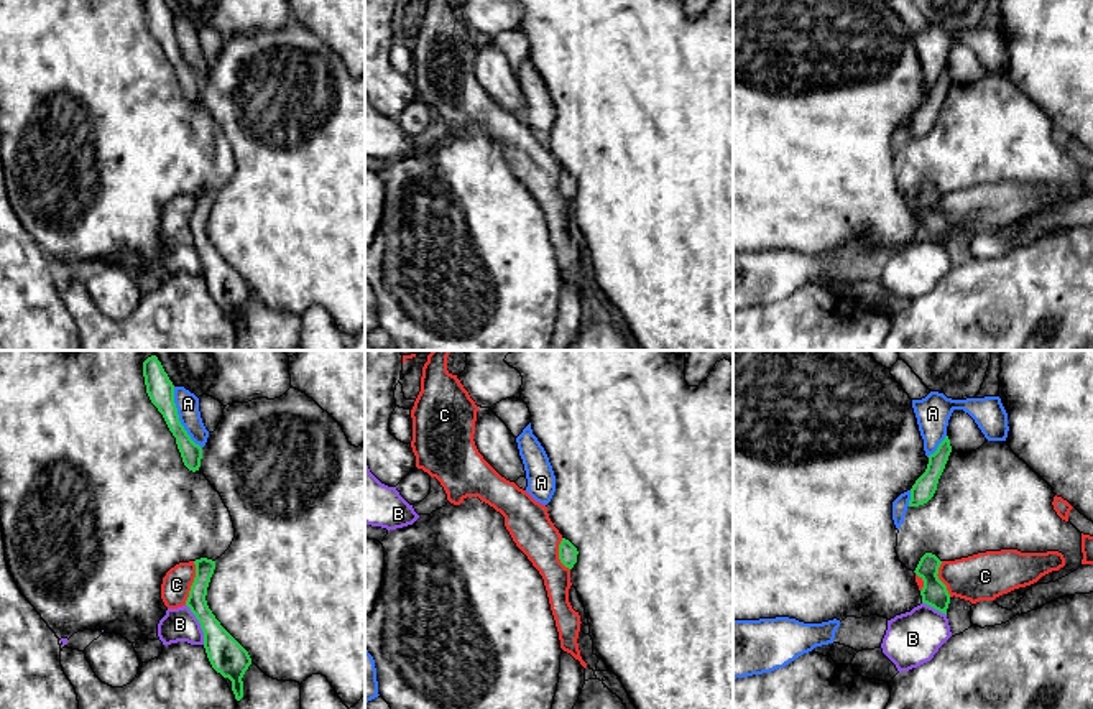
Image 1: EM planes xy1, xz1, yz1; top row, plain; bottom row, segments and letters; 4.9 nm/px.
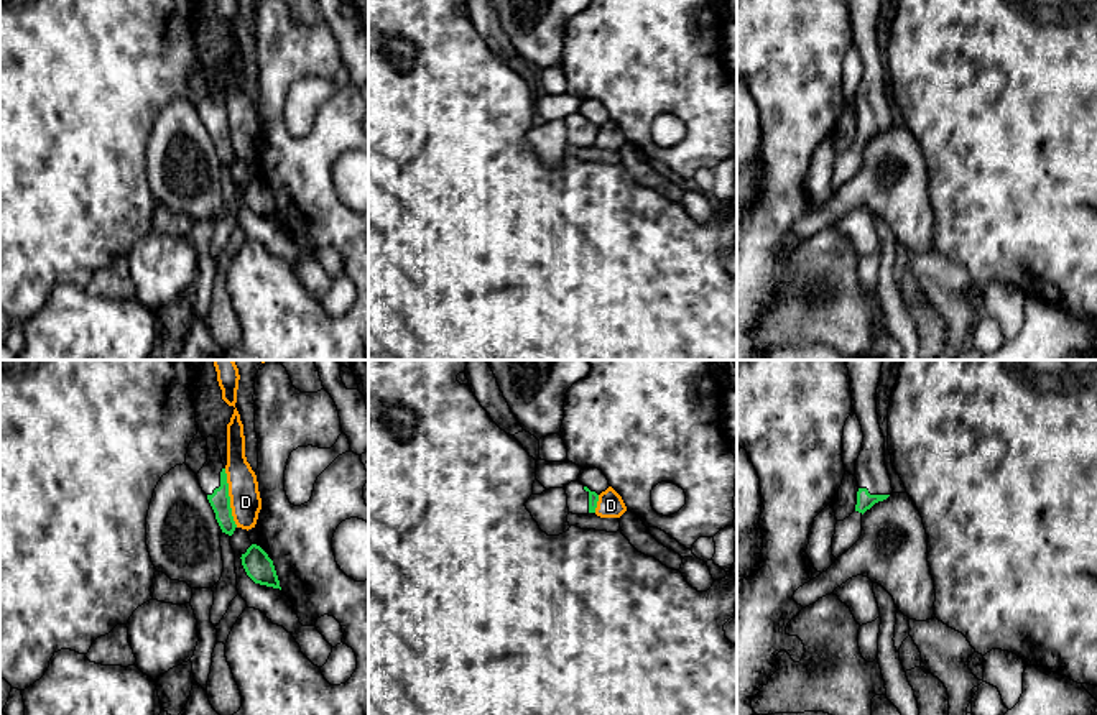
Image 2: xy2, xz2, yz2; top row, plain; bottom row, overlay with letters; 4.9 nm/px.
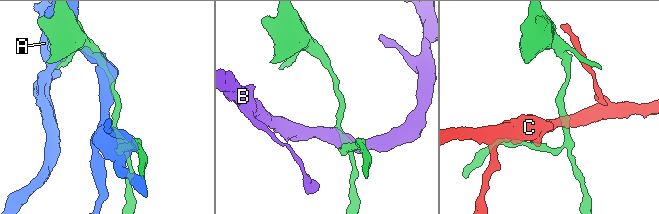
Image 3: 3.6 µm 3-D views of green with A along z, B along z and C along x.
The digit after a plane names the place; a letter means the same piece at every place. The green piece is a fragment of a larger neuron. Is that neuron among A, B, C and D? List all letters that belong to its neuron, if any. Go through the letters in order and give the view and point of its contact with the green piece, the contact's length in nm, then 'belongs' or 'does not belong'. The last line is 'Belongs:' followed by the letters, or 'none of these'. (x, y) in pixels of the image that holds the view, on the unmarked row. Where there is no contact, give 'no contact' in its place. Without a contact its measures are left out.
A: xy1 (178, 50) | 340 nm | does not belong
B: xy1 (199, 254) | 220 nm | does not belong
C: xy1 (193, 214) | 220 nm | does not belong
D: xy2 (229, 130) | 300 nm | does not belong
Belongs: none of these

